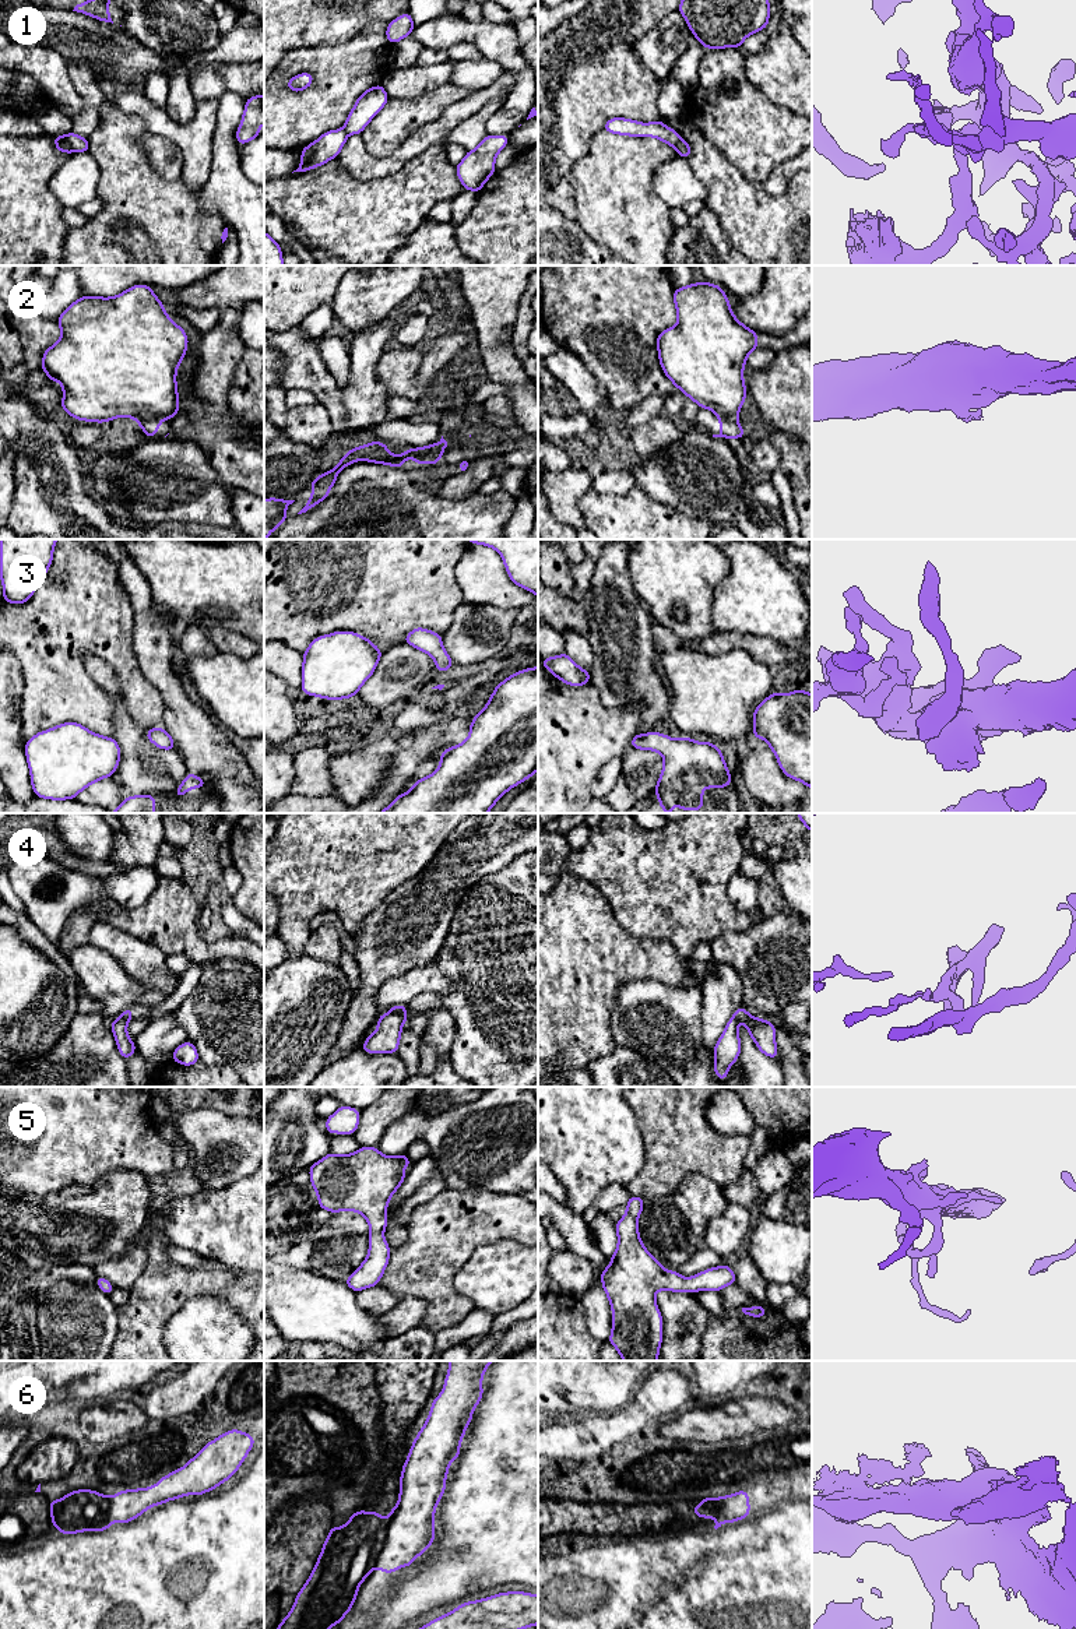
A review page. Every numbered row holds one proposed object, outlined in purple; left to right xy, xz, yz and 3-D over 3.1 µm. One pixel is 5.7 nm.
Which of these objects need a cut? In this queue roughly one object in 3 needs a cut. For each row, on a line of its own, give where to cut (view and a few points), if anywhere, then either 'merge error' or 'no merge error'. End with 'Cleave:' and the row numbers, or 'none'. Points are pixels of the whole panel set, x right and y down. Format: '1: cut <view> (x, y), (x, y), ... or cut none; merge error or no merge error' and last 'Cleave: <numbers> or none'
1: cut xy (66, 136), (73, 151); merge error
2: cut xz (415, 449), (440, 454); merge error
3: cut none; no merge error
4: cut xy (118, 1017), (127, 1020); merge error
5: cut none; no merge error
6: cut xz (386, 1522), (384, 1544), (373, 1566); merge error
Cleave: 1, 2, 4, 6

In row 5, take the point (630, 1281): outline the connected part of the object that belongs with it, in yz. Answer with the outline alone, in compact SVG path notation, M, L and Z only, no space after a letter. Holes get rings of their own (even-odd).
M630 1196L626 1214L616 1222L618 1246L611 1264L601 1271L601 1283L612 1306L609 1343L623 1361L658 1361L662 1343L662 1315L655 1302L660 1290L675 1292L720 1291L736 1283L725 1264L683 1278L664 1270L644 1248L637 1218L644 1200Z

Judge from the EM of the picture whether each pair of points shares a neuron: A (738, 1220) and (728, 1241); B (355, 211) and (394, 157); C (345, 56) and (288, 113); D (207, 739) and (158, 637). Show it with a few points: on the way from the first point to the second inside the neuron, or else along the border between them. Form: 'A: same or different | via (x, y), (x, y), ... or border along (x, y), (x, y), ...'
A: same | via (735, 1225), (728, 1235)
B: different | border along (410, 161), (371, 179), (348, 173)
C: same | via (337, 71), (303, 105)
D: same | via (182, 714), (160, 662)

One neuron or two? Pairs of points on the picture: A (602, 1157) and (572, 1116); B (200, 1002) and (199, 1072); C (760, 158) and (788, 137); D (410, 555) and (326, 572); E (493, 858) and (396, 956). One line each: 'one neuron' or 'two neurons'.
A: one neuron
B: two neurons
C: one neuron
D: one neuron
E: one neuron

